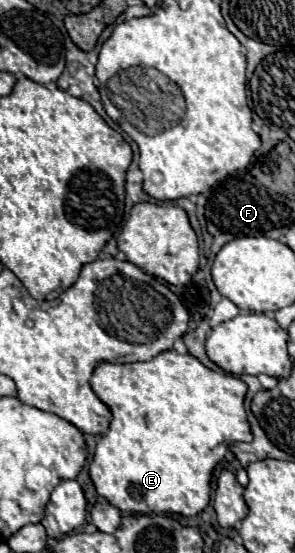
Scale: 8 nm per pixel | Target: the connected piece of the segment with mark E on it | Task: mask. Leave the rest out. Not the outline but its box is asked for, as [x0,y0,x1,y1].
[90,351,252,517]

